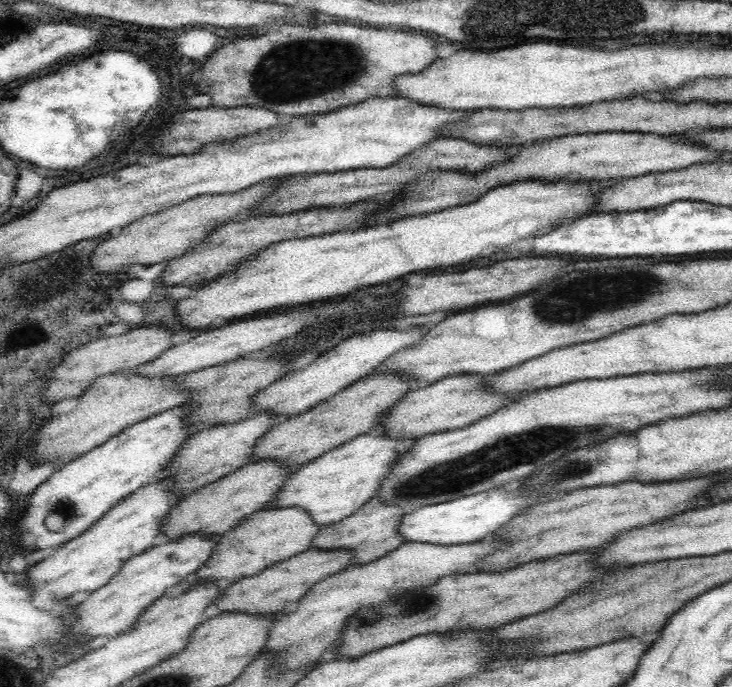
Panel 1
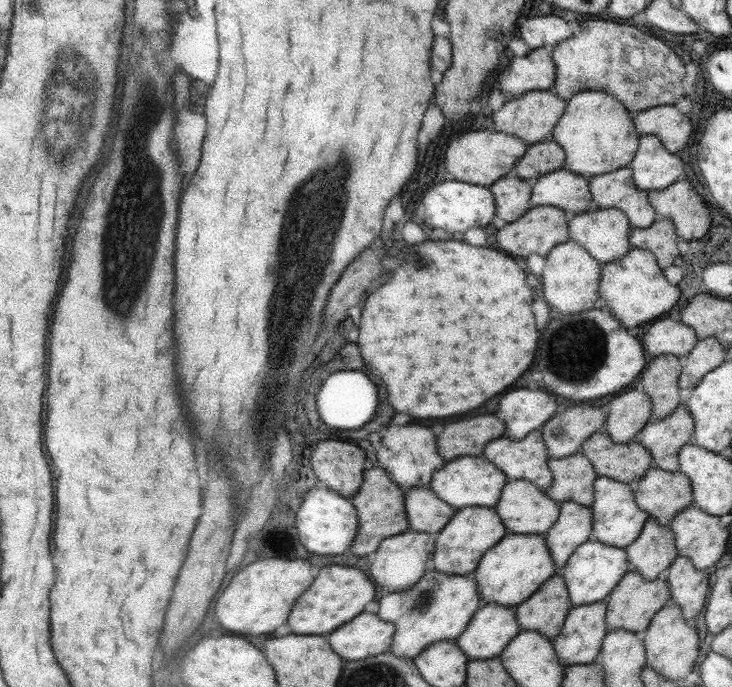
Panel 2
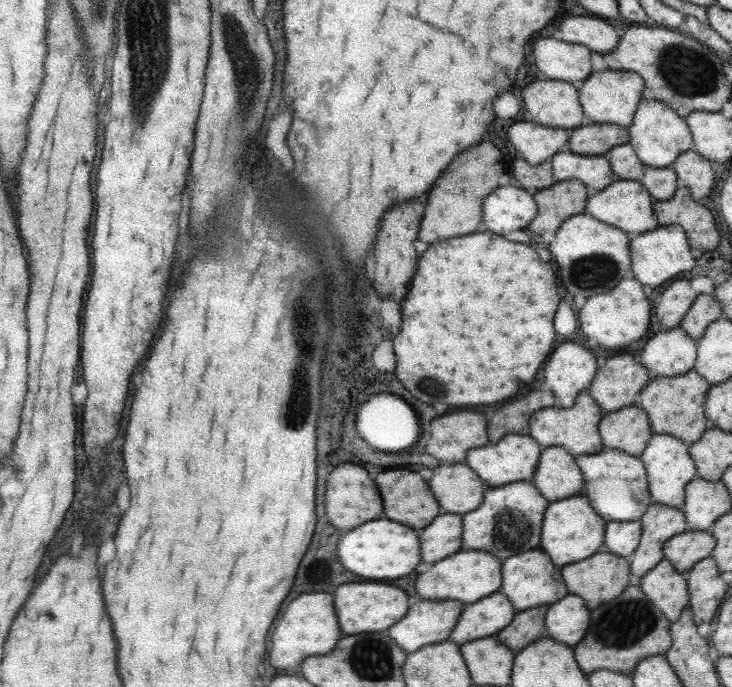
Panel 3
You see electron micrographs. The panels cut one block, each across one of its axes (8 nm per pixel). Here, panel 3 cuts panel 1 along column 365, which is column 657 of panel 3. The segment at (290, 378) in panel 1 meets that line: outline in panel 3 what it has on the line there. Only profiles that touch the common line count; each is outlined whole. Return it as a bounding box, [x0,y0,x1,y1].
[639,326,697,377]

